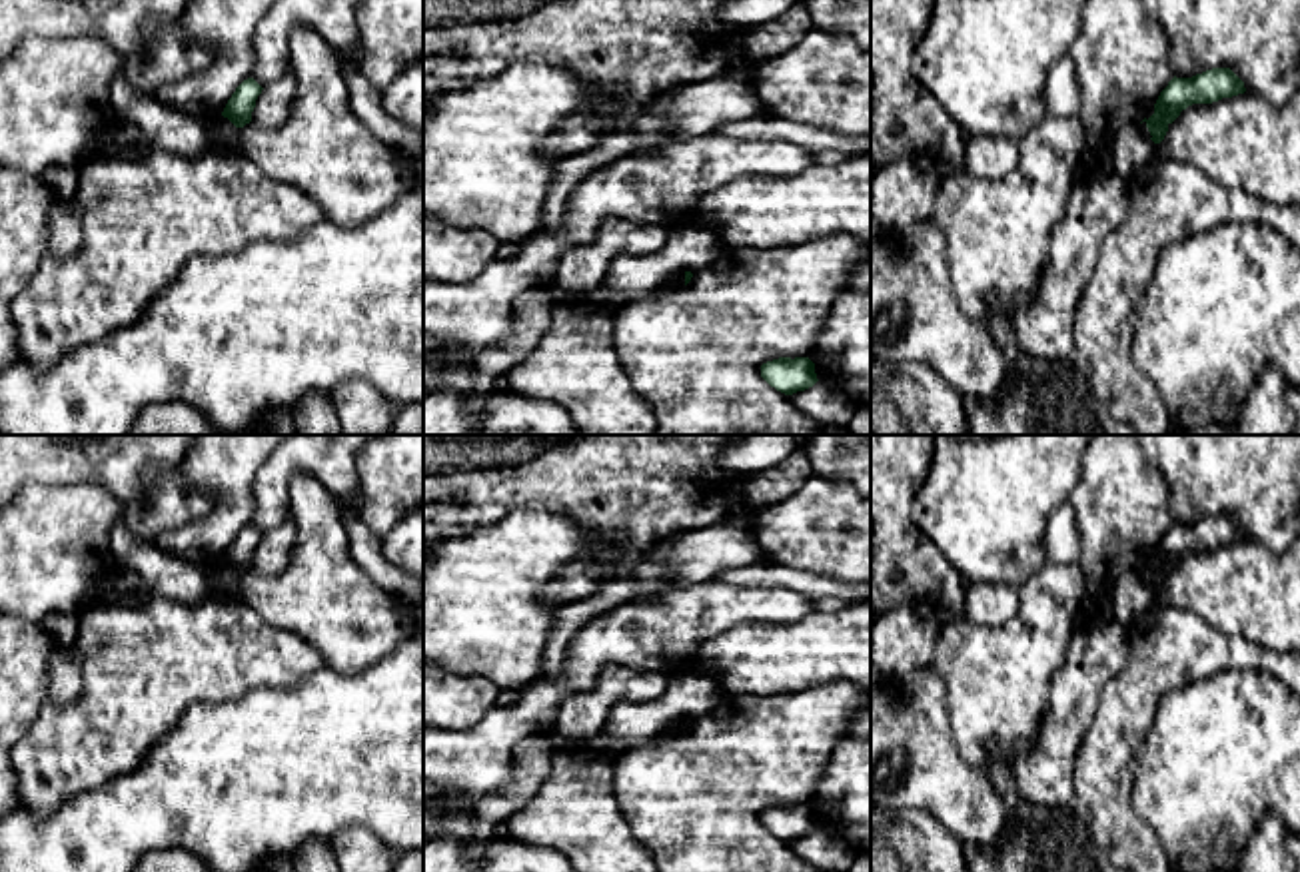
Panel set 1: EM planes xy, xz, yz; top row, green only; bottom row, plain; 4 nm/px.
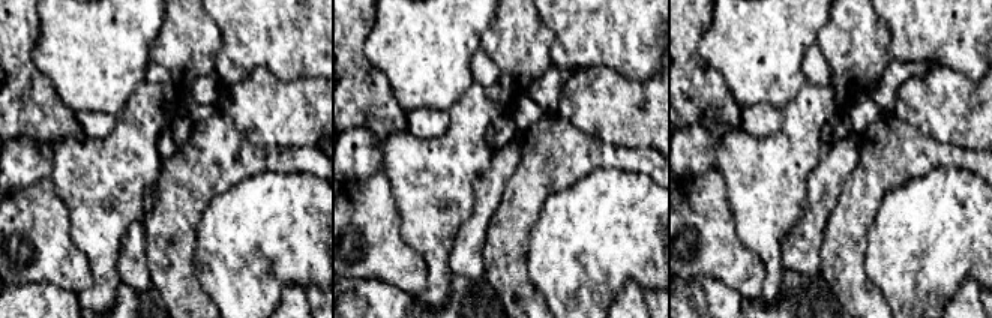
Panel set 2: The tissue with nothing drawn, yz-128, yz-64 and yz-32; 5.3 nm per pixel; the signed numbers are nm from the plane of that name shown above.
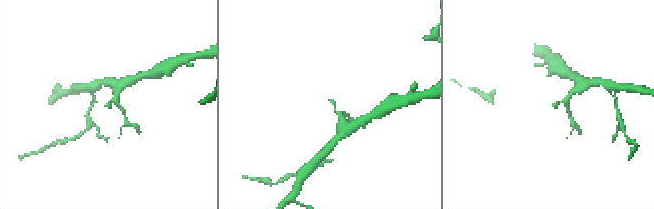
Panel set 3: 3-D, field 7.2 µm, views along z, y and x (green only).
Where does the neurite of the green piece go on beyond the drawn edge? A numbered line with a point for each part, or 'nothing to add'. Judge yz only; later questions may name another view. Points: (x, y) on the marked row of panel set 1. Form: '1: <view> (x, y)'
nothing to add

